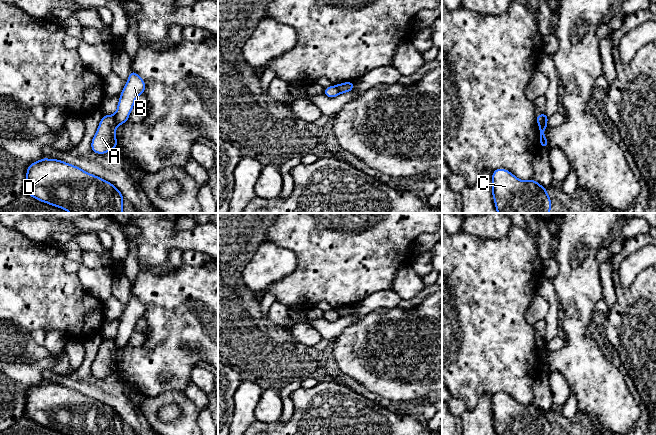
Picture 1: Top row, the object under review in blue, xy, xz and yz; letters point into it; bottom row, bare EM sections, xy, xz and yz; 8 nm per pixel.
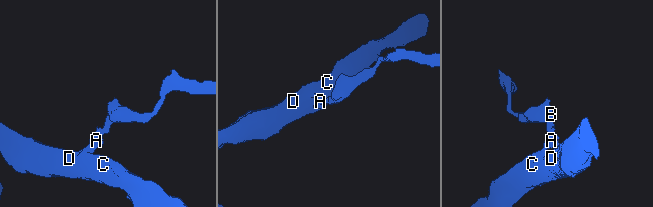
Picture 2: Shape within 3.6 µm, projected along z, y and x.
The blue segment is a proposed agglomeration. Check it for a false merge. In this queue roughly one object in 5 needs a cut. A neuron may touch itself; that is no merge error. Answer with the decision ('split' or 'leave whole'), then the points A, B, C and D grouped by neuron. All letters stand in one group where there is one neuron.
split | A C D / B

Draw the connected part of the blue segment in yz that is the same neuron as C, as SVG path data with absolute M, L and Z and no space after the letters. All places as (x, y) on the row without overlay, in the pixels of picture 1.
M504 392L492 397L492 419L496 435L550 435L552 429L547 413L537 405L522 405Z

